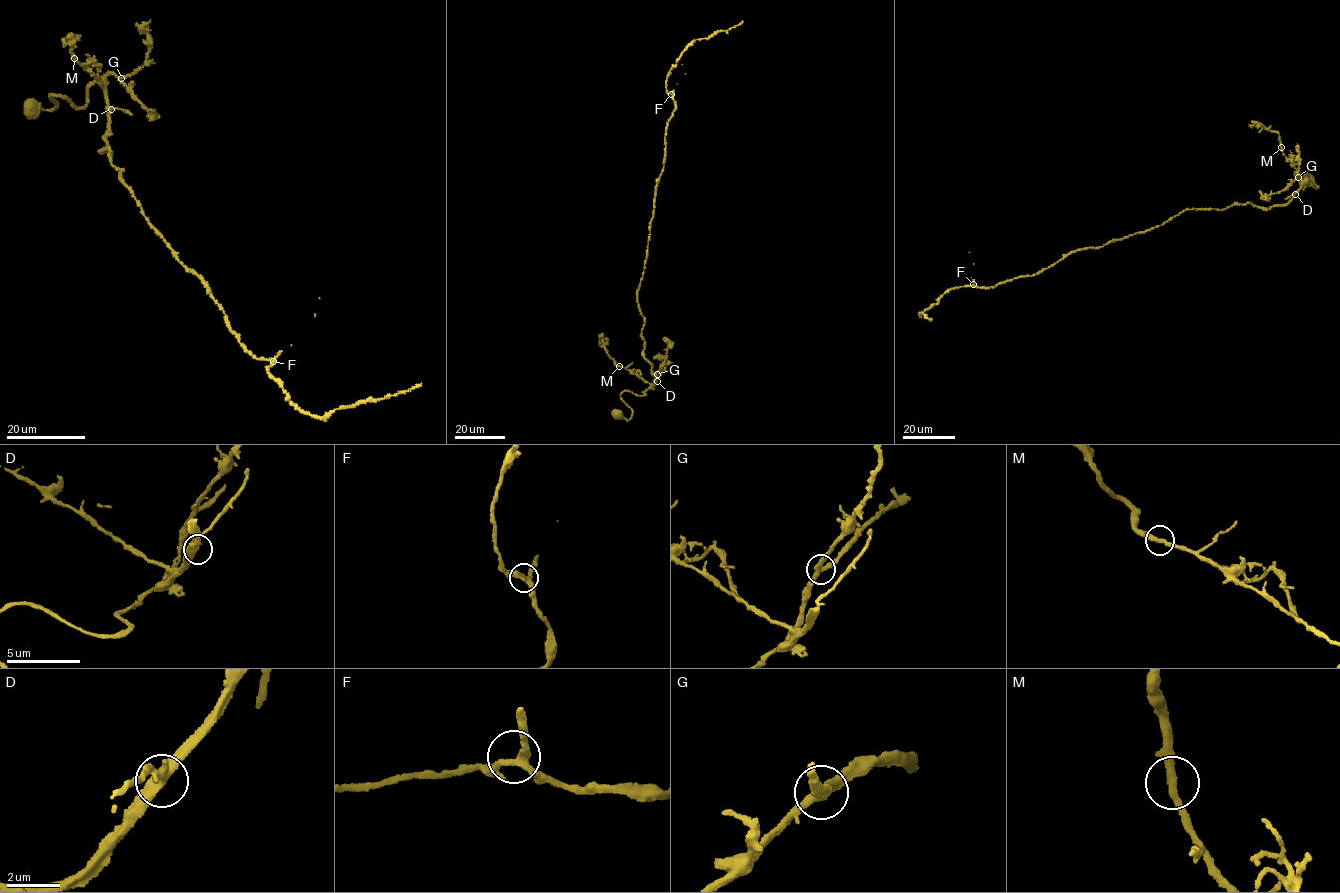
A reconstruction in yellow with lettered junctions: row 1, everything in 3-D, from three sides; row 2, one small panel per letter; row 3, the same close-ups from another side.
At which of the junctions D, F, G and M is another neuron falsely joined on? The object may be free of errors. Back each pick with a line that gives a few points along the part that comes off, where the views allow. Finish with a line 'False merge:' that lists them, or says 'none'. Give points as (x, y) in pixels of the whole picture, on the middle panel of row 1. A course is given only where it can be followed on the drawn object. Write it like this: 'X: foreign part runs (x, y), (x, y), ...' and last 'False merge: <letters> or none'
M: foreign part runs (619, 366), (609, 356), (602, 335), (599, 338)
False merge: M

